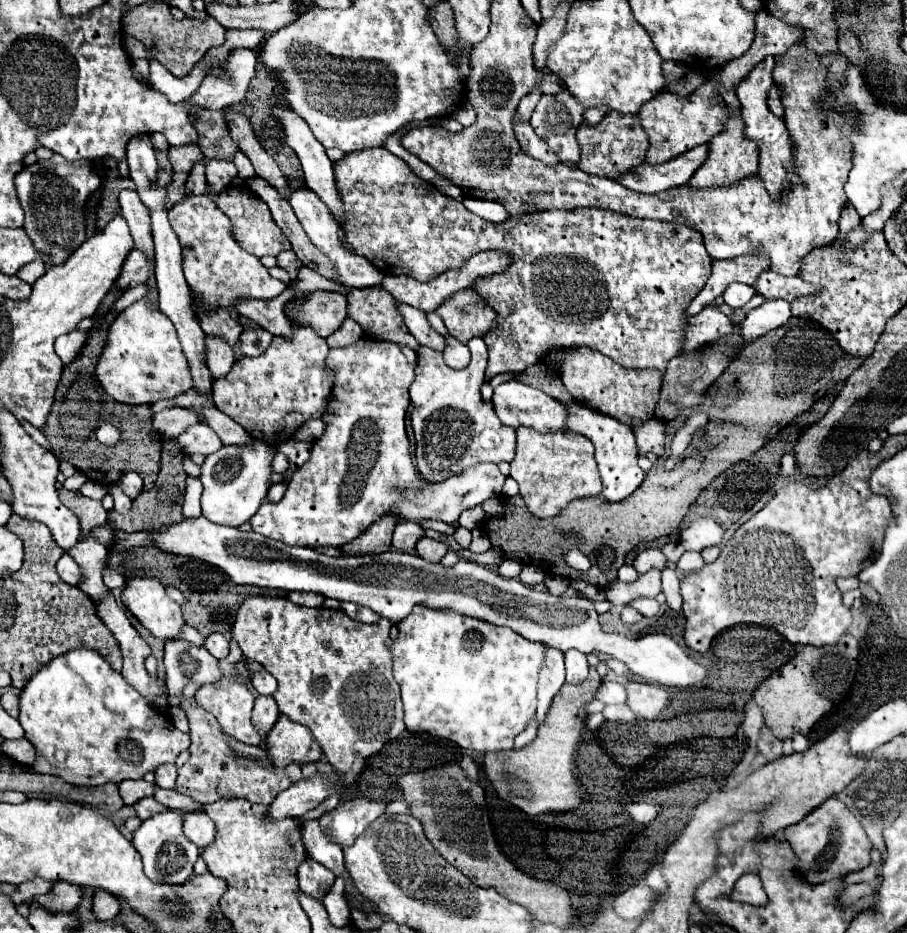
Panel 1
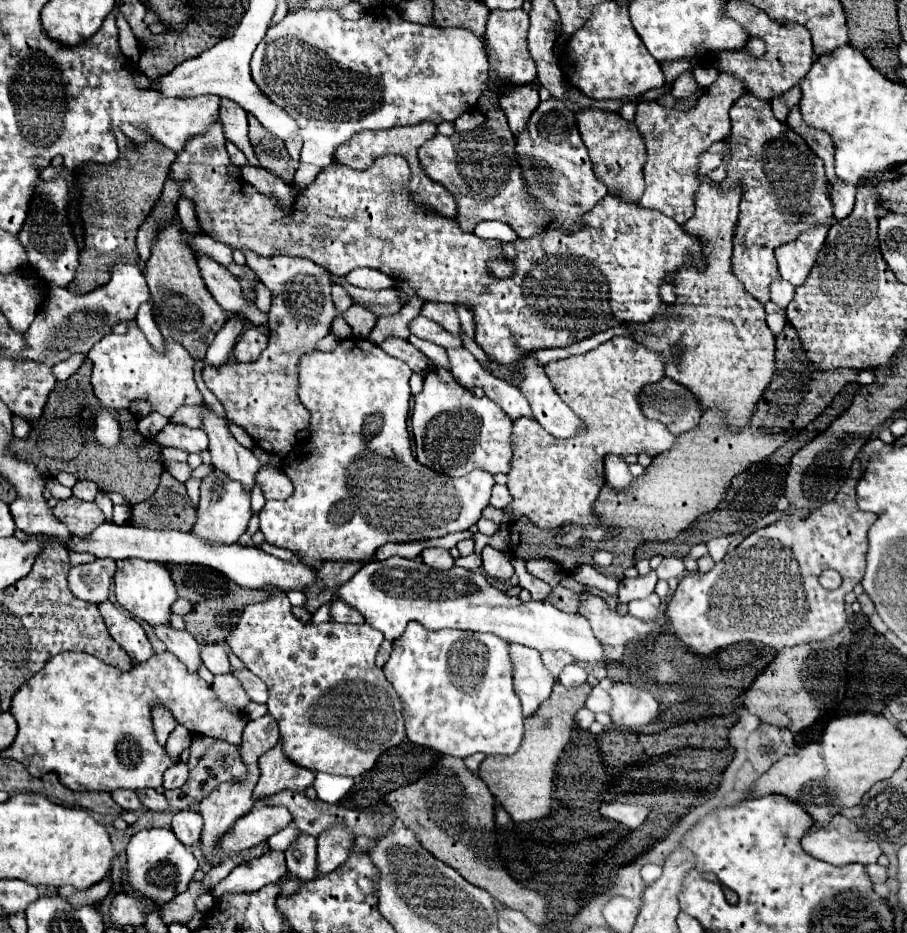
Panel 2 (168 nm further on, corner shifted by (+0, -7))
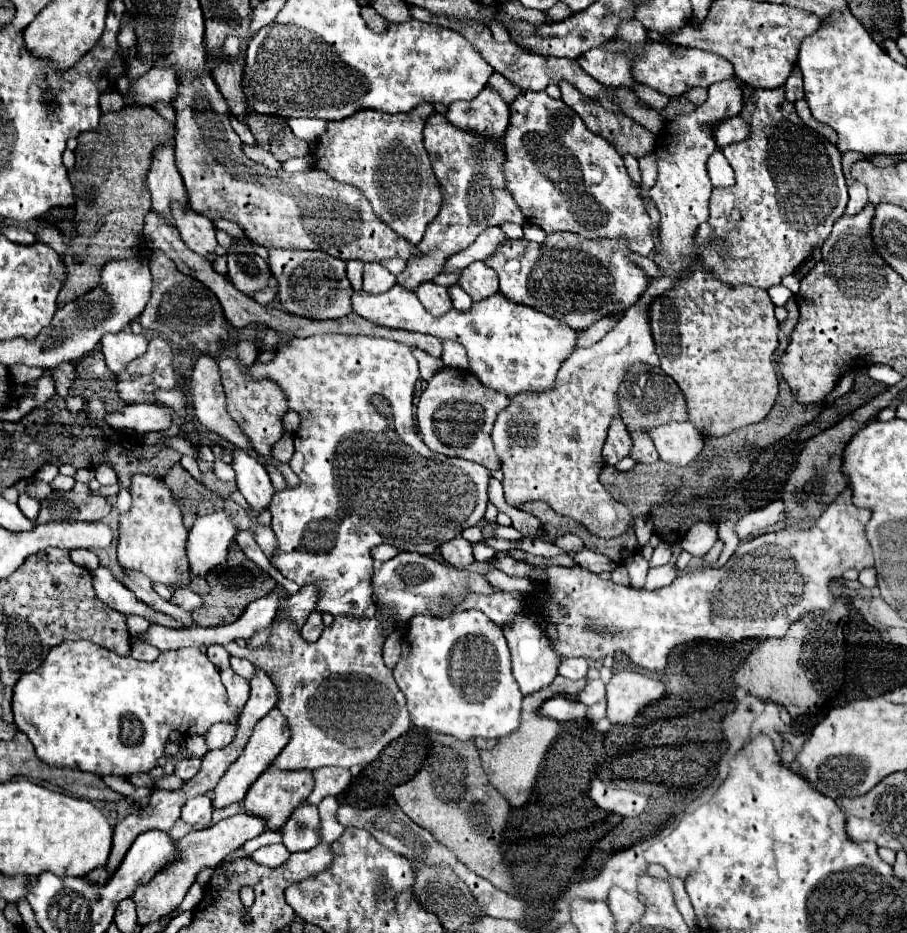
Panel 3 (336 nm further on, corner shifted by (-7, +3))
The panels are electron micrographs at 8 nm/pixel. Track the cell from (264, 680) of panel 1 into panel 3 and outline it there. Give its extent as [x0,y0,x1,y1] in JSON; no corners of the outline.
[231,658,255,680]

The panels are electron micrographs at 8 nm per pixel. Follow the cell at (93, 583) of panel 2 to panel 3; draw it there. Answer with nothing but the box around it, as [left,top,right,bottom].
[93,566,187,628]

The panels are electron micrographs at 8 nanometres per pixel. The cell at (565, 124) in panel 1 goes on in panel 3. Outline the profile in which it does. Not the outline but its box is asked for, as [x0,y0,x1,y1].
[503,90,655,256]

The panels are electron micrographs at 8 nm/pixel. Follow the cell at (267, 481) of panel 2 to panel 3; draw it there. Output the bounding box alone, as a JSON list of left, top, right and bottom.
[189,356,285,490]

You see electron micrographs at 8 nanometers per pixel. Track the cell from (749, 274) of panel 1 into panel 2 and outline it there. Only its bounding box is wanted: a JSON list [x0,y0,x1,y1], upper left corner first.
[724,92,832,304]

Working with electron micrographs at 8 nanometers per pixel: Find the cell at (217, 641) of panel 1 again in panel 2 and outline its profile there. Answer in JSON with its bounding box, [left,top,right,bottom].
[202,644,230,674]

